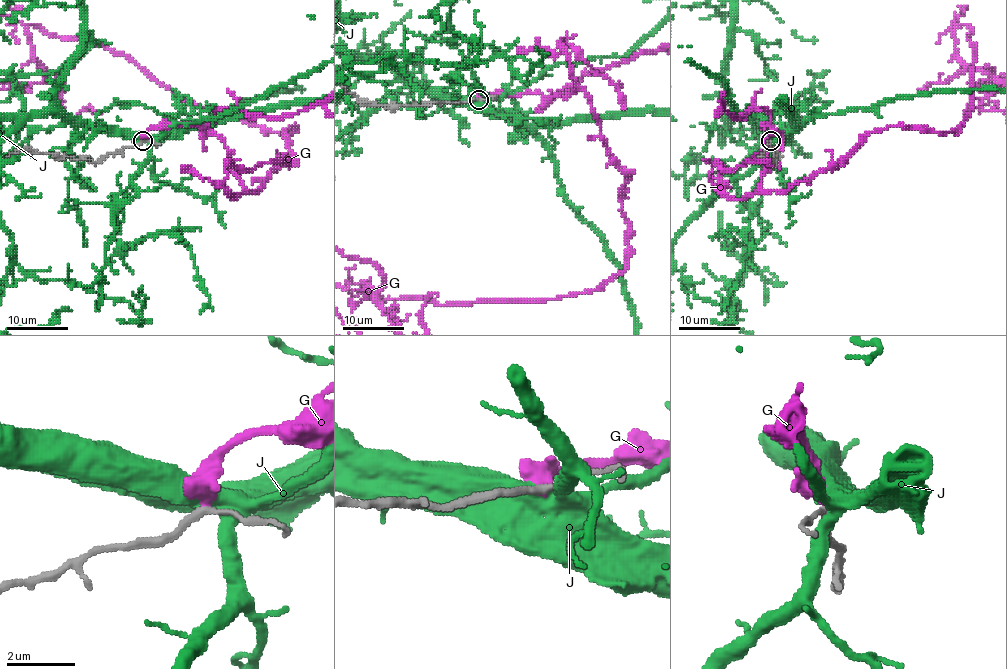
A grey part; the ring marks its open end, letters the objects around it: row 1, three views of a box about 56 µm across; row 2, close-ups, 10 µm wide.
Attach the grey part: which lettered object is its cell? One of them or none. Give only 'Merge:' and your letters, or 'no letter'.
Merge: G

